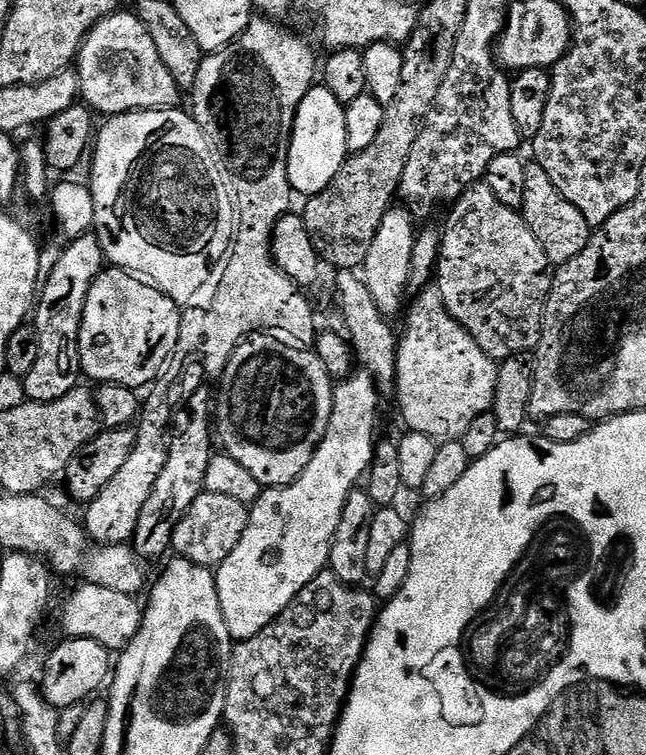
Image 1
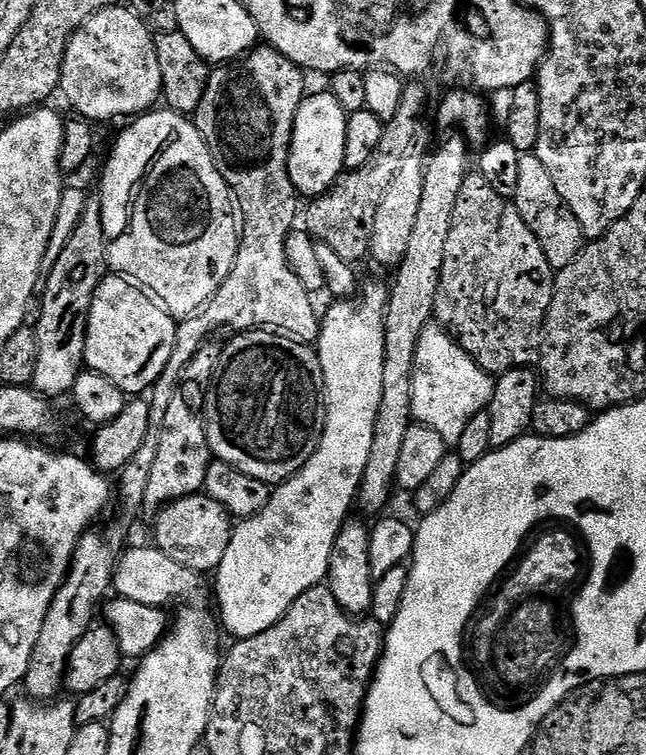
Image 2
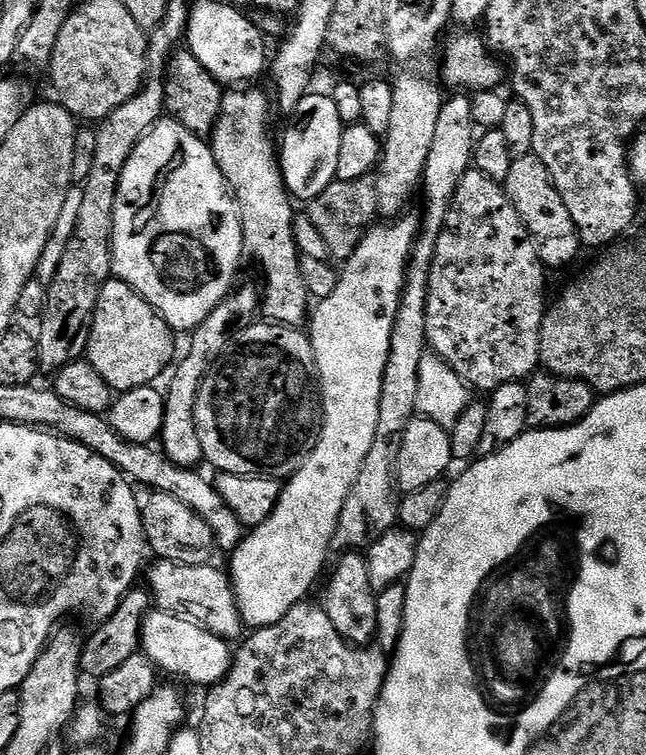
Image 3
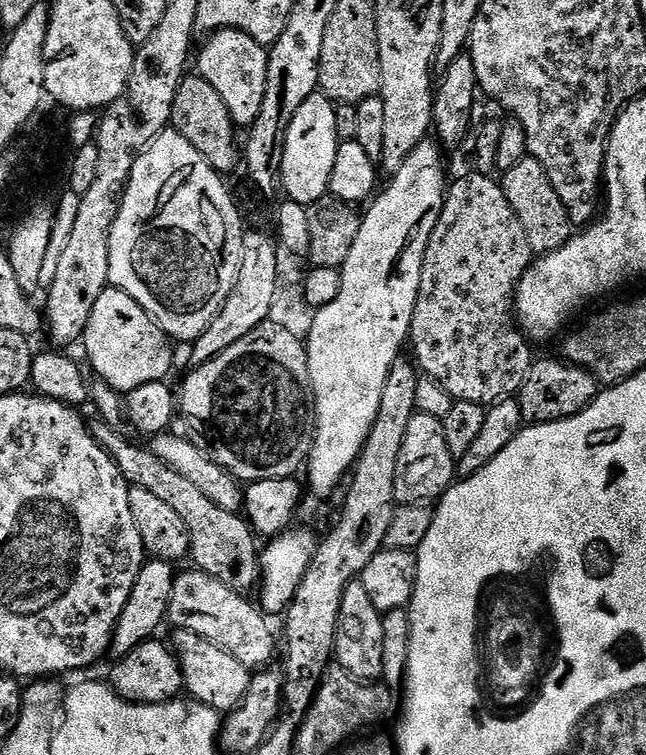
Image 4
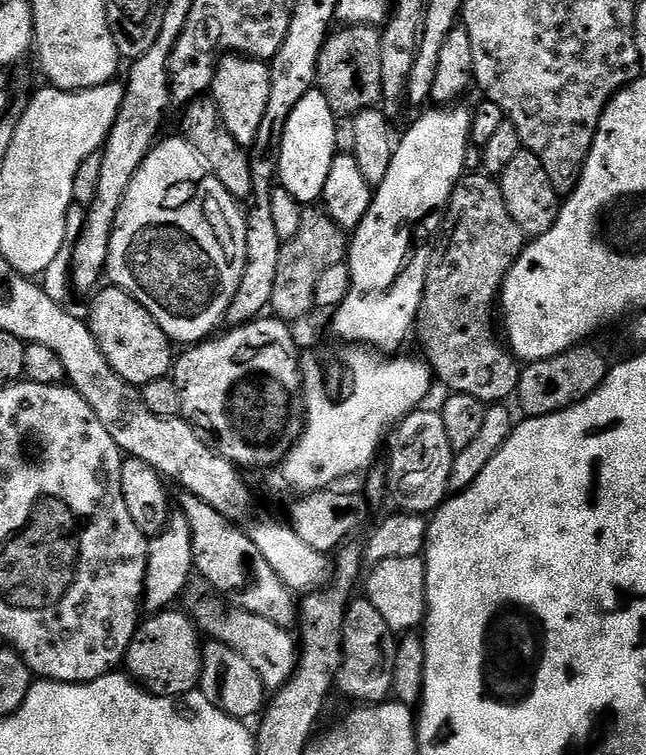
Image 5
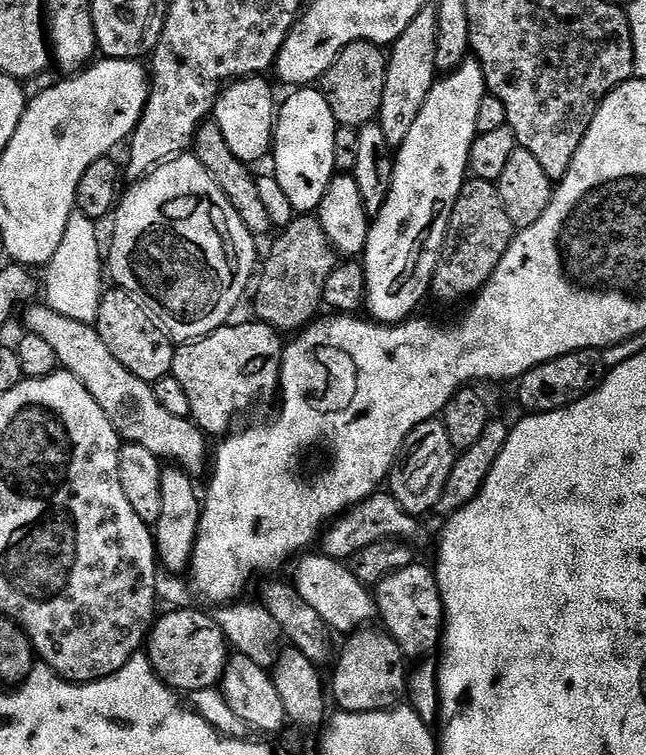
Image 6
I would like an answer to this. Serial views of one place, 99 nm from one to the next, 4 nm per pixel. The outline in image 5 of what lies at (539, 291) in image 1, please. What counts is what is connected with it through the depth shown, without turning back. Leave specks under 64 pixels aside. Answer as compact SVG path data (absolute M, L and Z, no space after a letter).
M487 174L479 175L461 176L450 198L443 229L432 249L432 259L428 262L414 336L415 339L420 339L420 344L424 347L422 356L432 369L433 377L439 383L441 380L448 387L449 393L470 394L470 398L478 398L483 400L485 405L489 405L515 397L520 381L521 361L512 355L501 337L500 340L496 337L498 324L497 321L496 324L492 321L492 315L495 312L497 315L504 279L520 257L526 237L518 222L510 218L510 210L506 210L506 198L502 198L499 183Z

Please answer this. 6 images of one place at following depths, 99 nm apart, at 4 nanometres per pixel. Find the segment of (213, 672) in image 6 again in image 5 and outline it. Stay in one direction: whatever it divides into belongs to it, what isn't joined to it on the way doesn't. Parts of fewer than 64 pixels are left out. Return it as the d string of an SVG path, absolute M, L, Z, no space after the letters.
M174 611L149 615L137 628L124 655L123 667L127 675L152 696L181 698L199 687L203 664L202 636L187 613Z

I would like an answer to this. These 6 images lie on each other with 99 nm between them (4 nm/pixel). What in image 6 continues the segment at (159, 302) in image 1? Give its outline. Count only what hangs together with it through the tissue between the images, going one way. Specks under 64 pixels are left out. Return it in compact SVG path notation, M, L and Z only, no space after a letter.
M112 286L103 293L94 326L102 342L106 342L110 354L114 354L114 358L118 358L118 362L122 362L130 374L155 382L171 373L172 359L176 353L172 337L150 315L146 306L142 306L137 296L125 288Z

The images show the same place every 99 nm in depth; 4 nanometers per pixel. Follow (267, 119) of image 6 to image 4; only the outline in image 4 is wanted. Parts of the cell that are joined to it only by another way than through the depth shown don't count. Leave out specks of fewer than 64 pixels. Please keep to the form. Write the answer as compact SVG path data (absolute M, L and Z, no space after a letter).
M224 28L220 32L213 32L207 37L208 40L204 44L204 49L200 52L200 68L198 68L199 75L206 78L206 82L210 82L210 86L214 86L214 90L218 90L218 94L222 94L222 102L226 102L226 110L230 110L230 118L241 129L251 129L255 124L258 114L262 110L262 98L266 98L266 82L268 81L268 53L269 49L265 45L260 44L257 40L252 38L250 34L246 32L240 32L237 28Z

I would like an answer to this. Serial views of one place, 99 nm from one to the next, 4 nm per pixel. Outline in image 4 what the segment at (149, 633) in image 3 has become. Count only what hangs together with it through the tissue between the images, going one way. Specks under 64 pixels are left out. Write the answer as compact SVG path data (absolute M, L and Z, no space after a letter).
M182 628L175 634L177 636L170 640L170 644L180 662L181 672L184 675L184 688L187 694L189 692L192 695L189 697L216 709L221 714L227 714L237 708L244 695L248 693L248 687L252 681L250 669L242 662L238 662L234 654L214 646L214 642L190 630Z

